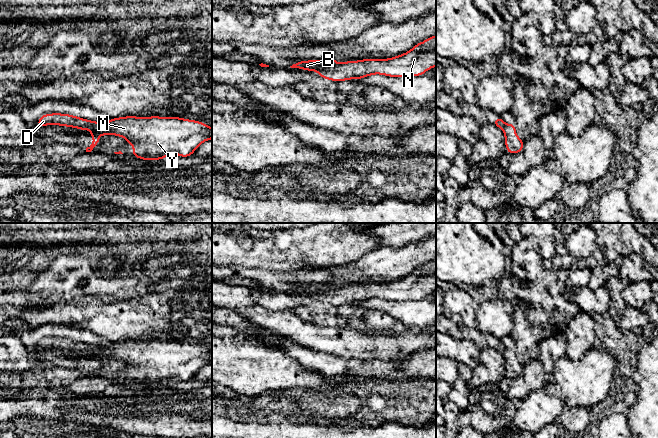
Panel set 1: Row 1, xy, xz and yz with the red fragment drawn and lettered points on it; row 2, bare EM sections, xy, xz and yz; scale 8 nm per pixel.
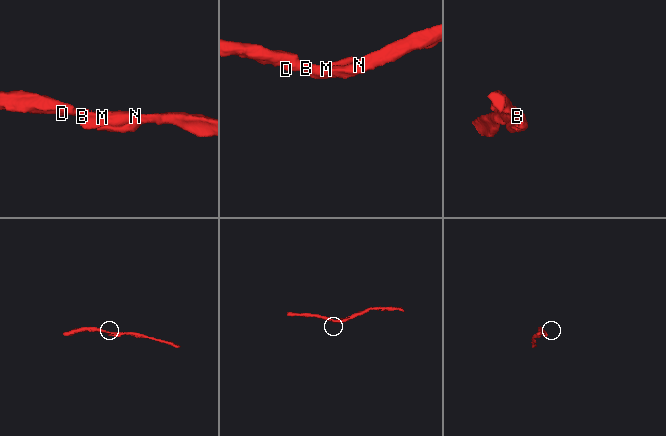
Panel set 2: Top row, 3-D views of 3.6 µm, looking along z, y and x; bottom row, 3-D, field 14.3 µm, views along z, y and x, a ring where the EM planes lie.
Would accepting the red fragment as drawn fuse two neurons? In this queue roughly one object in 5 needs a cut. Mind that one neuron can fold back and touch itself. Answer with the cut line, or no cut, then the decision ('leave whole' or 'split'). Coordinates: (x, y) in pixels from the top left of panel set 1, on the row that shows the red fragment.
cut in xz along (336, 63), (320, 66), (316, 70); split

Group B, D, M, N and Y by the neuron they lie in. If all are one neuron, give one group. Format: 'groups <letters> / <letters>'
groups B D / M N Y

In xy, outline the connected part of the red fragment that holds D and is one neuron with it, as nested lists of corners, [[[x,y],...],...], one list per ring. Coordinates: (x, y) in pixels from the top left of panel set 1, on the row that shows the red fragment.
[[[60,113],[44,114],[37,121],[38,126],[46,126],[54,124],[59,126],[74,127],[81,130],[91,130],[96,126],[103,125],[104,123],[90,121],[79,118],[77,116],[72,116],[69,114],[60,114]]]

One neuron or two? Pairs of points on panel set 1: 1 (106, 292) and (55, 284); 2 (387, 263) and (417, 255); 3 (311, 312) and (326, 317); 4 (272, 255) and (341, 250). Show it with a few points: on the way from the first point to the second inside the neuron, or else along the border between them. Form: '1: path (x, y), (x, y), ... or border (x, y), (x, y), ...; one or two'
1: path (93, 290), (80, 290), (68, 284); one
2: path (394, 263), (410, 257); one
3: path (315, 313), (322, 313); one
4: path (289, 250), (324, 250); one

